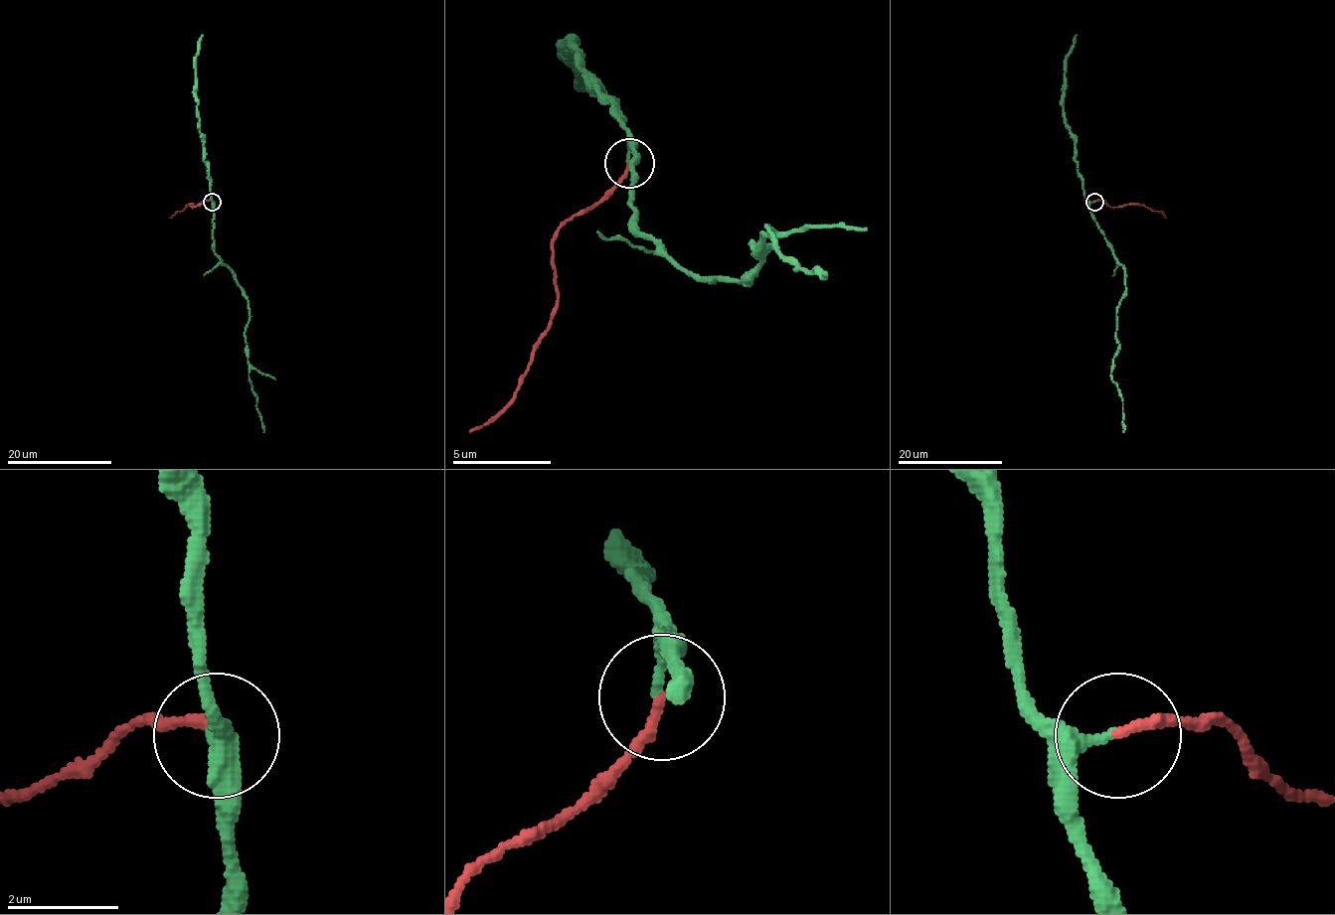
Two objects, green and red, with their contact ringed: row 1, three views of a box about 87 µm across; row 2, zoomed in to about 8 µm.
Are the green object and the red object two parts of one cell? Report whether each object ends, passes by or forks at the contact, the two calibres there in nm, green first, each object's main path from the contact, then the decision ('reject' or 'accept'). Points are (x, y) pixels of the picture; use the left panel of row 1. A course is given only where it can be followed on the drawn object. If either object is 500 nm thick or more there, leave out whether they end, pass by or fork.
green passes by; red ends; calibres 240 and 170 nm; course green (212, 202), (213, 250), (248, 300), (250, 314), (245, 332), (249, 380), (263, 432); course red (212, 202), (204, 201), (193, 207), (188, 205), (170, 218); accept

